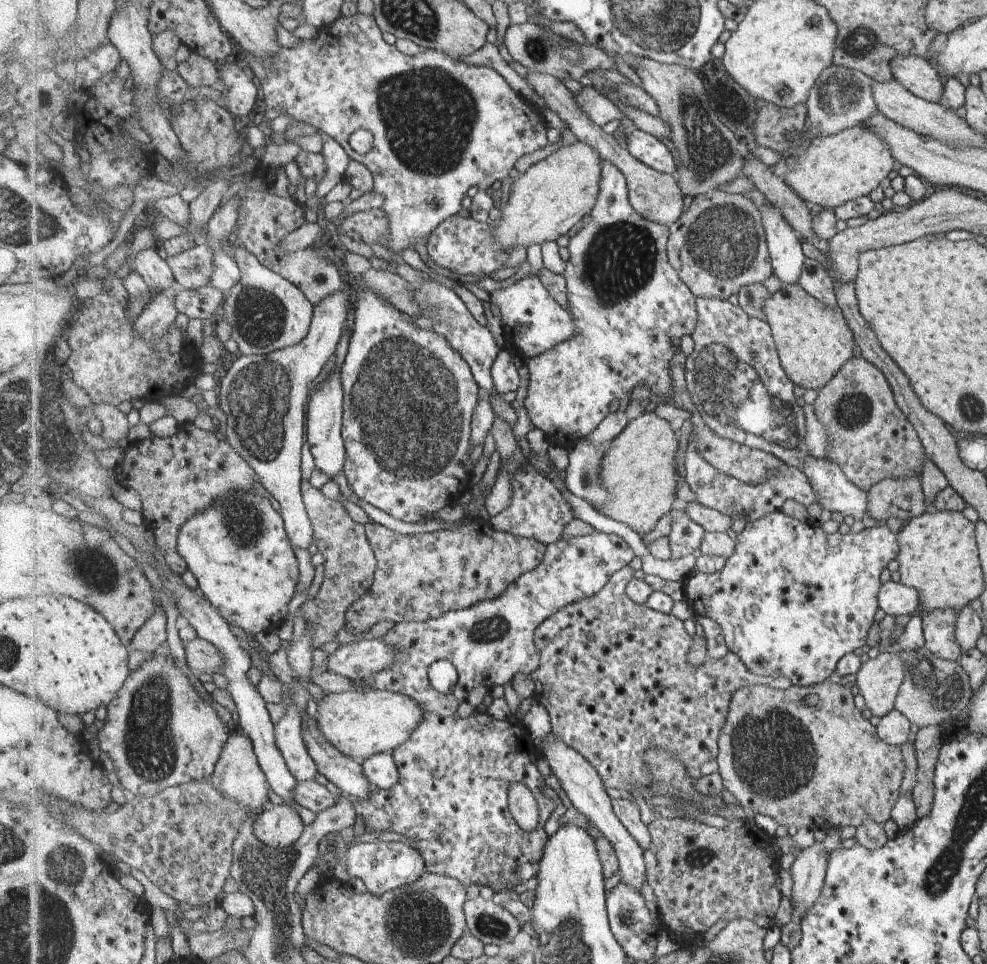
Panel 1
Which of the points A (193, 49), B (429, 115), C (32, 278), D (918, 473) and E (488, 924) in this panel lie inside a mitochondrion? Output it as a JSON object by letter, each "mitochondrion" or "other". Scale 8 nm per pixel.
{"A":"other","B":"mitochondrion","C":"other","D":"other","E":"mitochondrion"}

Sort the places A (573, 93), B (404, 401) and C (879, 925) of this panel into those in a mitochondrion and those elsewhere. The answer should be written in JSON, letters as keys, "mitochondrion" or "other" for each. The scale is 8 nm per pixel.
{"A":"other","B":"mitochondrion","C":"other"}

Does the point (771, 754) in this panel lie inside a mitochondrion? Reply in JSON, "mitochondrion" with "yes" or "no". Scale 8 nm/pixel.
{"mitochondrion":"yes"}

